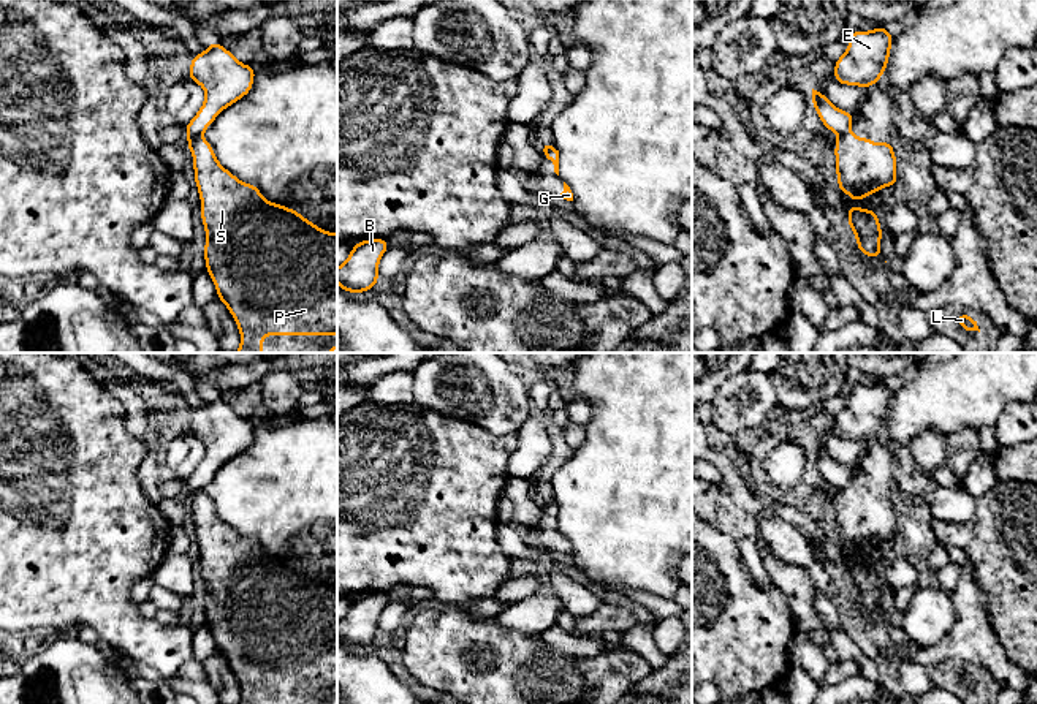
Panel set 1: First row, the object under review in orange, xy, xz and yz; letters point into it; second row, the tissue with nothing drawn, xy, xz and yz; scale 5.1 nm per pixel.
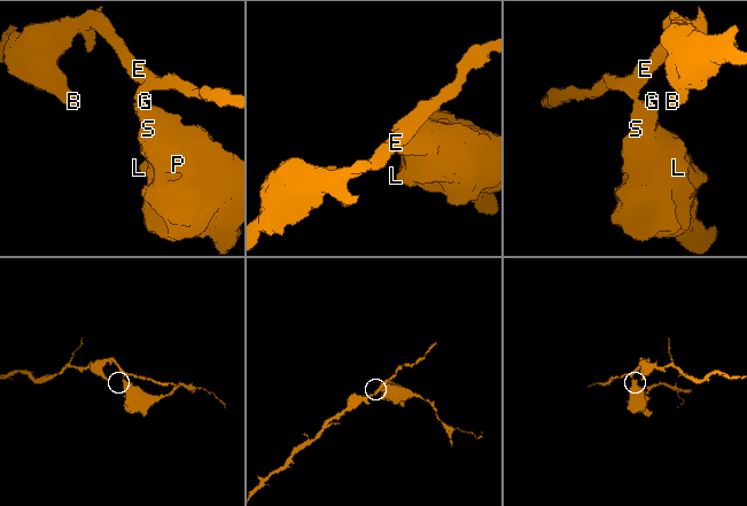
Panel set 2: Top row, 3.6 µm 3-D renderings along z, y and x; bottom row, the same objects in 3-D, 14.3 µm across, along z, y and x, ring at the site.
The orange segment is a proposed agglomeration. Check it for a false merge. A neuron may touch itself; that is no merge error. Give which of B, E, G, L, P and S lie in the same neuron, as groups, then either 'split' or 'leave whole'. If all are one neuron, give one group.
groups B E / G L P S; split

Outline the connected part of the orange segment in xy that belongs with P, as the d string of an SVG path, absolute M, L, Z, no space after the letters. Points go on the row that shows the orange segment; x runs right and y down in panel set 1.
M199 134L187 139L206 229L204 261L217 297L234 318L241 345L236 353L263 353L264 335L337 335L337 233L328 233L301 217L296 209L271 202L258 187L241 182L225 169L212 146Z

